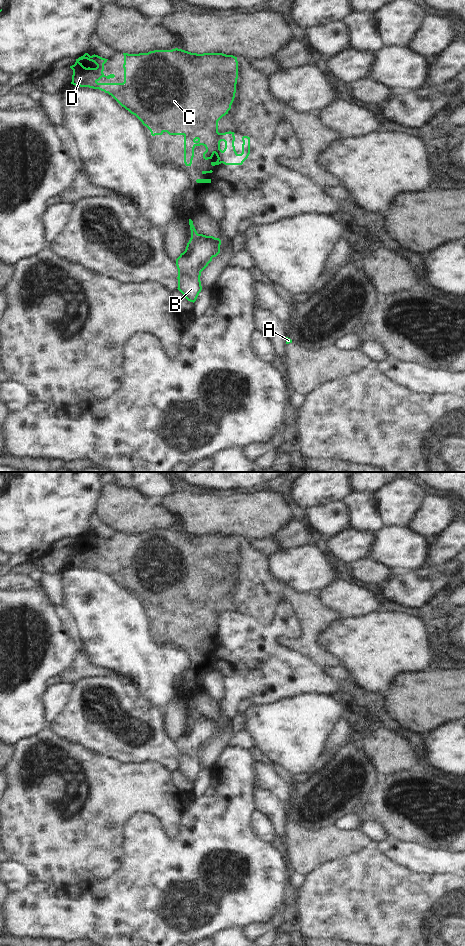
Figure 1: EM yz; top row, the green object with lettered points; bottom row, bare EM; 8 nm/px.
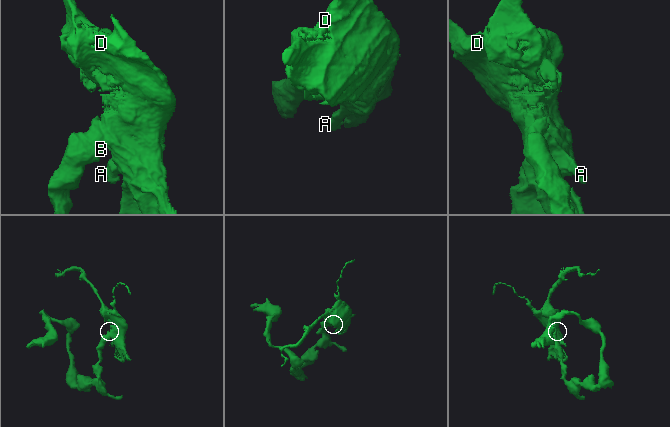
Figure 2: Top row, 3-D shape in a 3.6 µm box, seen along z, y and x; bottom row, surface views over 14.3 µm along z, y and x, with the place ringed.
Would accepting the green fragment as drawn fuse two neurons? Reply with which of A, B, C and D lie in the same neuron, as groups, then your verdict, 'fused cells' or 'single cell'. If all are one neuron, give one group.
A C D / B; fused cells

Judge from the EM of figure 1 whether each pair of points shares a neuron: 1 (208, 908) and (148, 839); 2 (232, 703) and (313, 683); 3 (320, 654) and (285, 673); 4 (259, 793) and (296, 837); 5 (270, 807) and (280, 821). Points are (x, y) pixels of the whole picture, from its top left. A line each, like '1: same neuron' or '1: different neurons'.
1: same neuron
2: same neuron
3: different neurons
4: different neurons
5: same neuron

